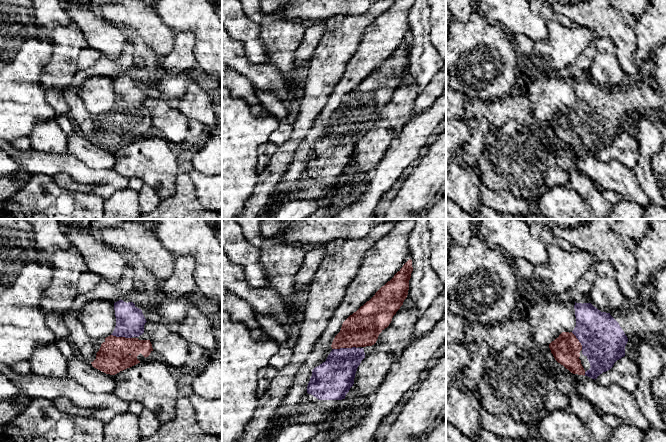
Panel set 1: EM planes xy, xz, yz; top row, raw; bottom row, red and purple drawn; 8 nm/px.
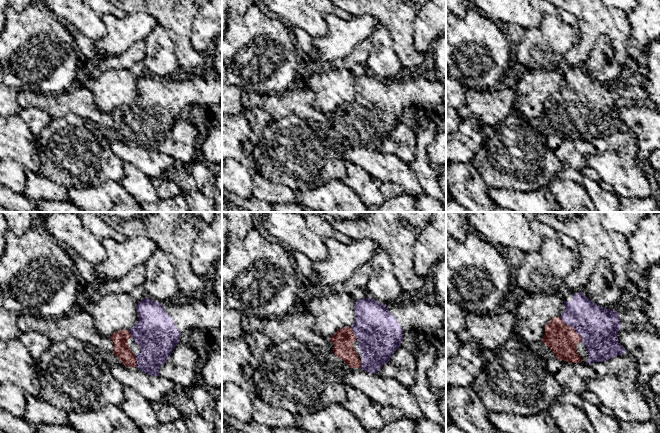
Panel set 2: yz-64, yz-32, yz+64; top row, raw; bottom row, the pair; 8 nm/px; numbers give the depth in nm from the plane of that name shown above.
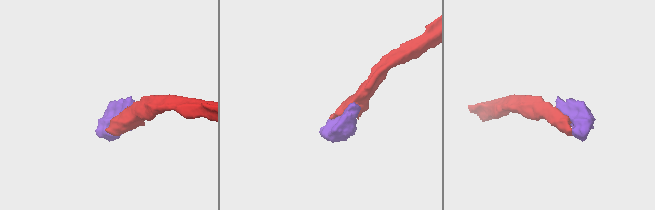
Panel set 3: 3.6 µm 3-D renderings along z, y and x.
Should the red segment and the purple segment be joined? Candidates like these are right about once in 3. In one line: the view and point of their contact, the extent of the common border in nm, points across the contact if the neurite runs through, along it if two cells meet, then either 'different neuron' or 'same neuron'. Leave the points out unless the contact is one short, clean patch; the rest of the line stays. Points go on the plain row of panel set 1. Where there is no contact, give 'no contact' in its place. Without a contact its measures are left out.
contact xz (344, 123); length 190 nm; same neuron

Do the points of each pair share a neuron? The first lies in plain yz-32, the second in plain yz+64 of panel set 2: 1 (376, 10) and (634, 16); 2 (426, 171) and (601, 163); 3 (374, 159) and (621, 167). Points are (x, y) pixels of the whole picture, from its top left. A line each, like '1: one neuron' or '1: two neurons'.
1: two neurons
2: two neurons
3: one neuron

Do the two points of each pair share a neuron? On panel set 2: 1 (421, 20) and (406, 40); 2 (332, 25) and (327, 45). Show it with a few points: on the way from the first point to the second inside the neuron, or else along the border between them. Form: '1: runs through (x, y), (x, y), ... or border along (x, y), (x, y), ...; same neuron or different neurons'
1: border along (416, 10), (413, 20), (413, 46), (420, 53); different neurons
2: runs through (332, 30), (332, 40); same neuron

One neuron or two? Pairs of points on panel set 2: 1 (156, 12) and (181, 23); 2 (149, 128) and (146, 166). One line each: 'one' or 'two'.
1: one
2: two

